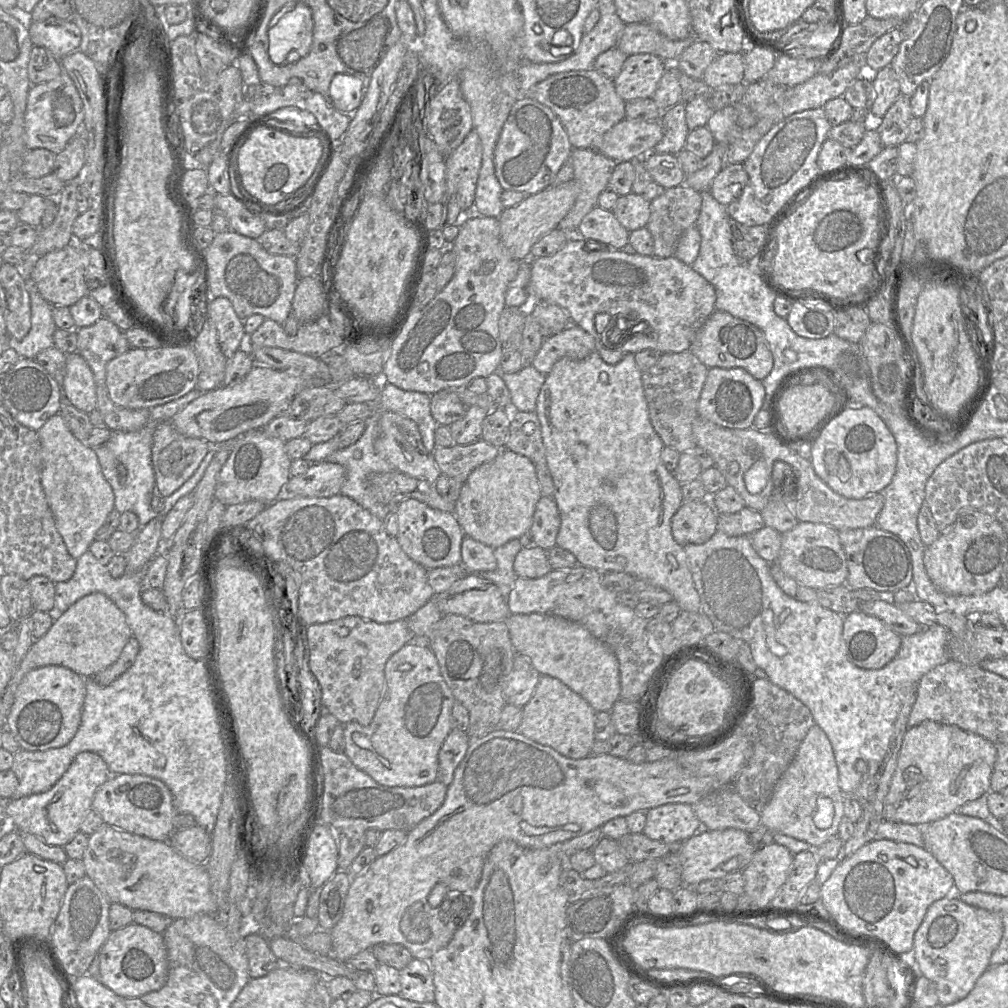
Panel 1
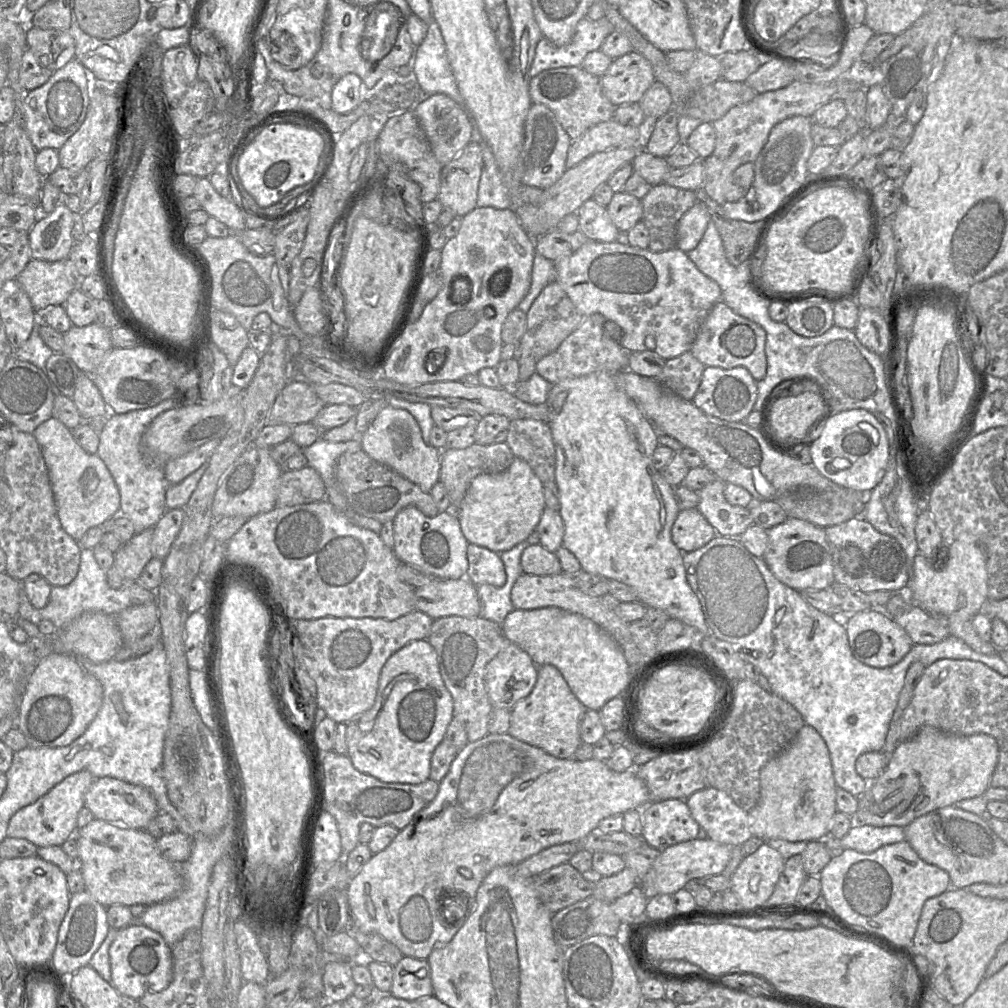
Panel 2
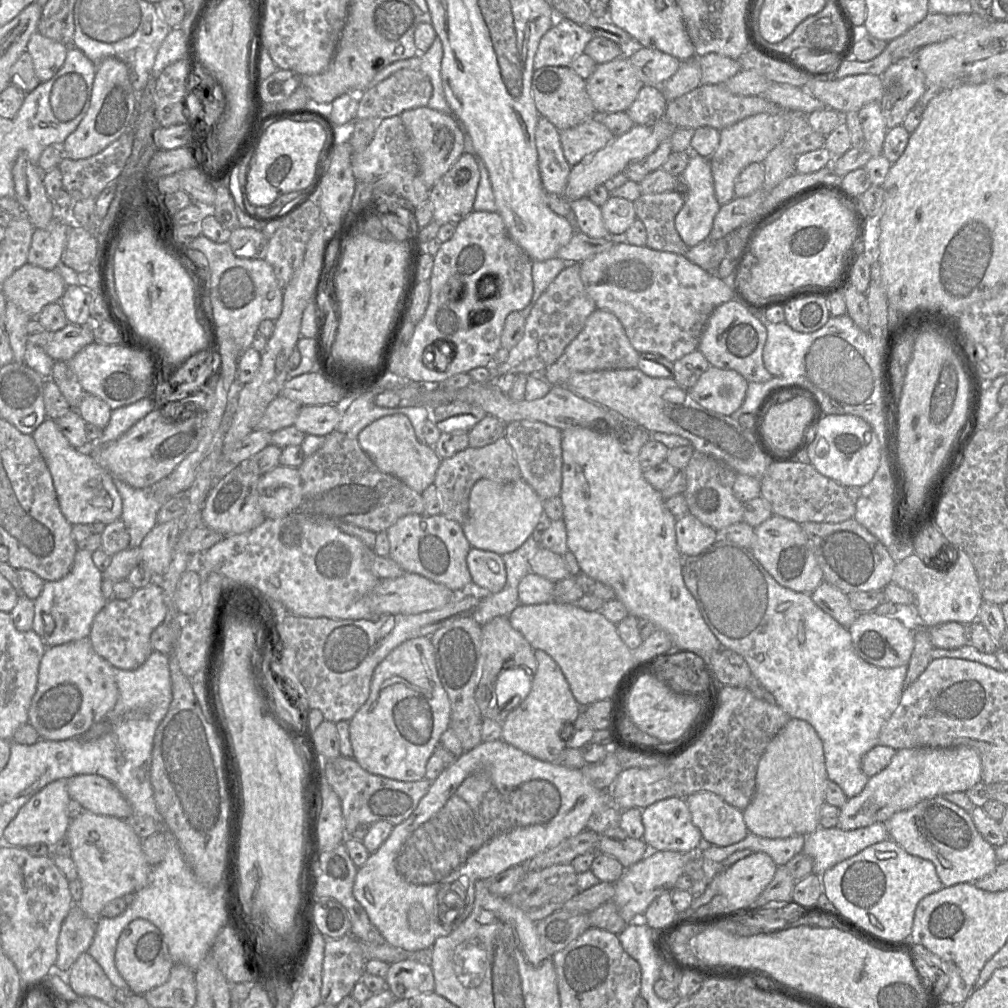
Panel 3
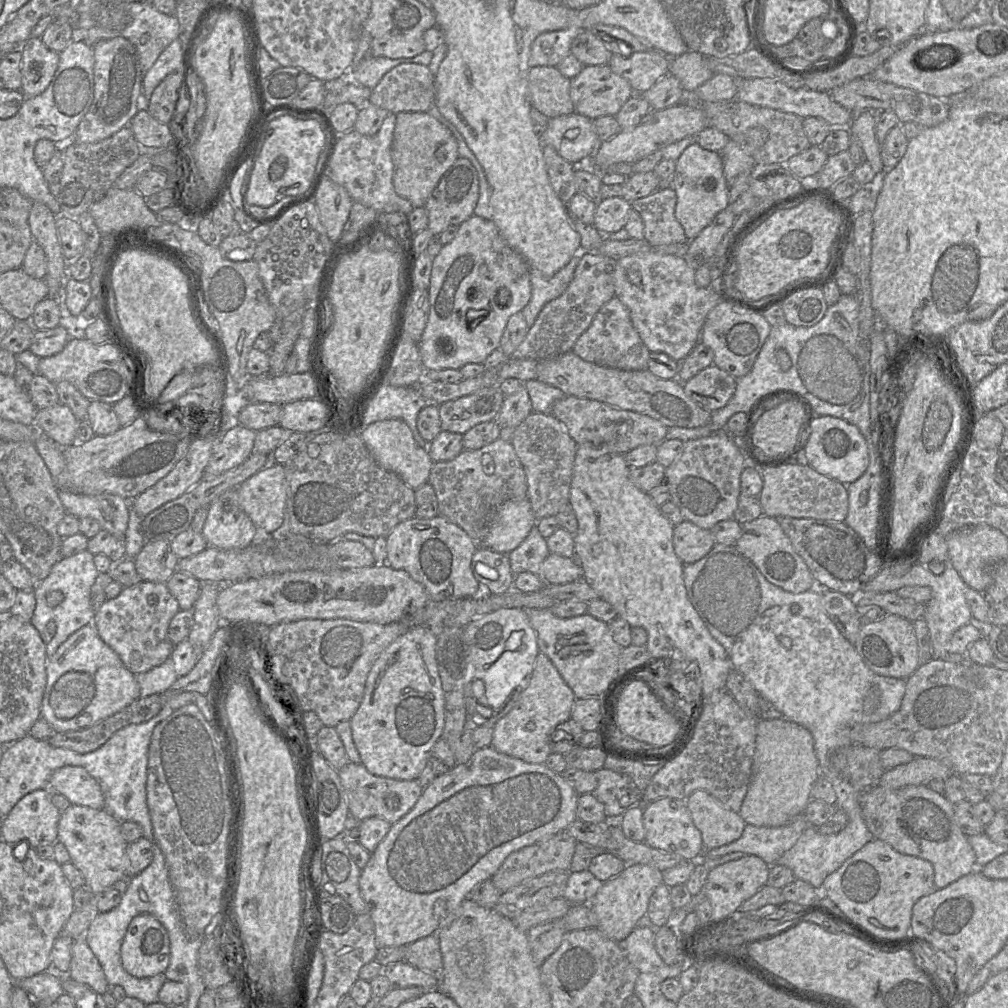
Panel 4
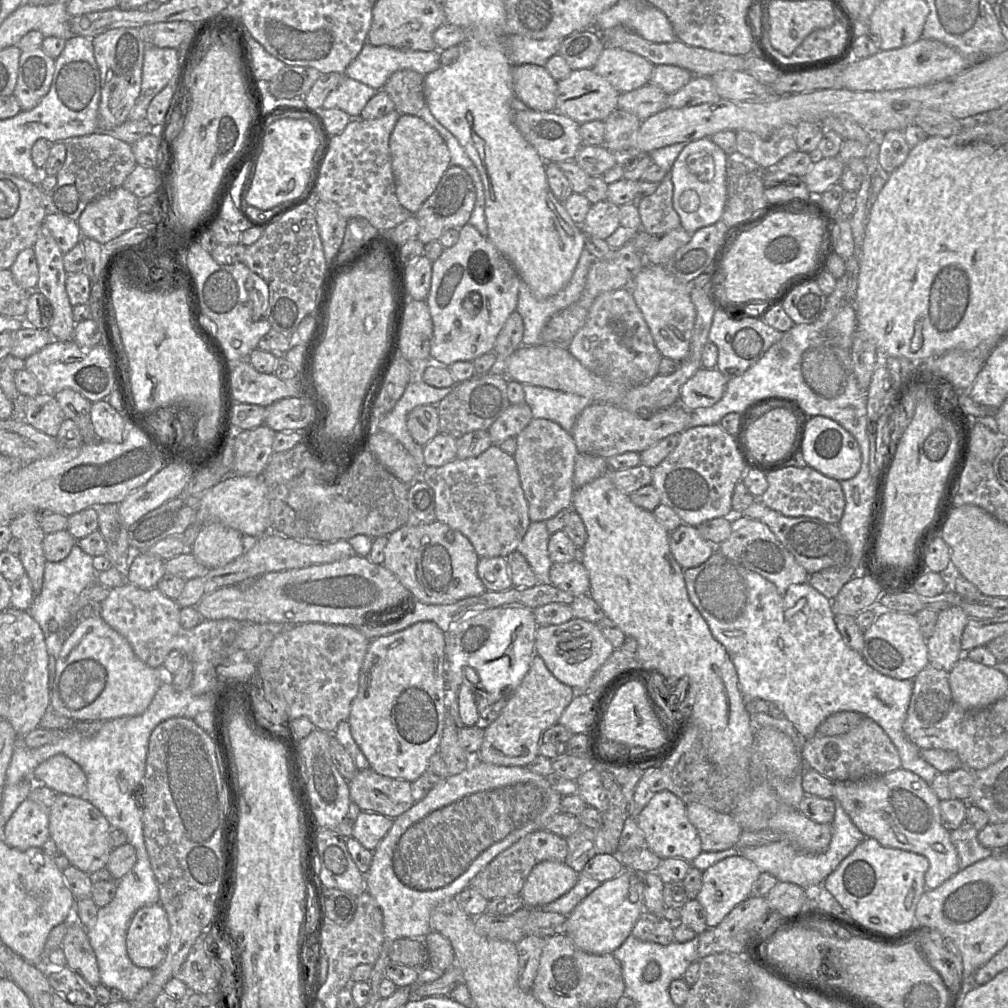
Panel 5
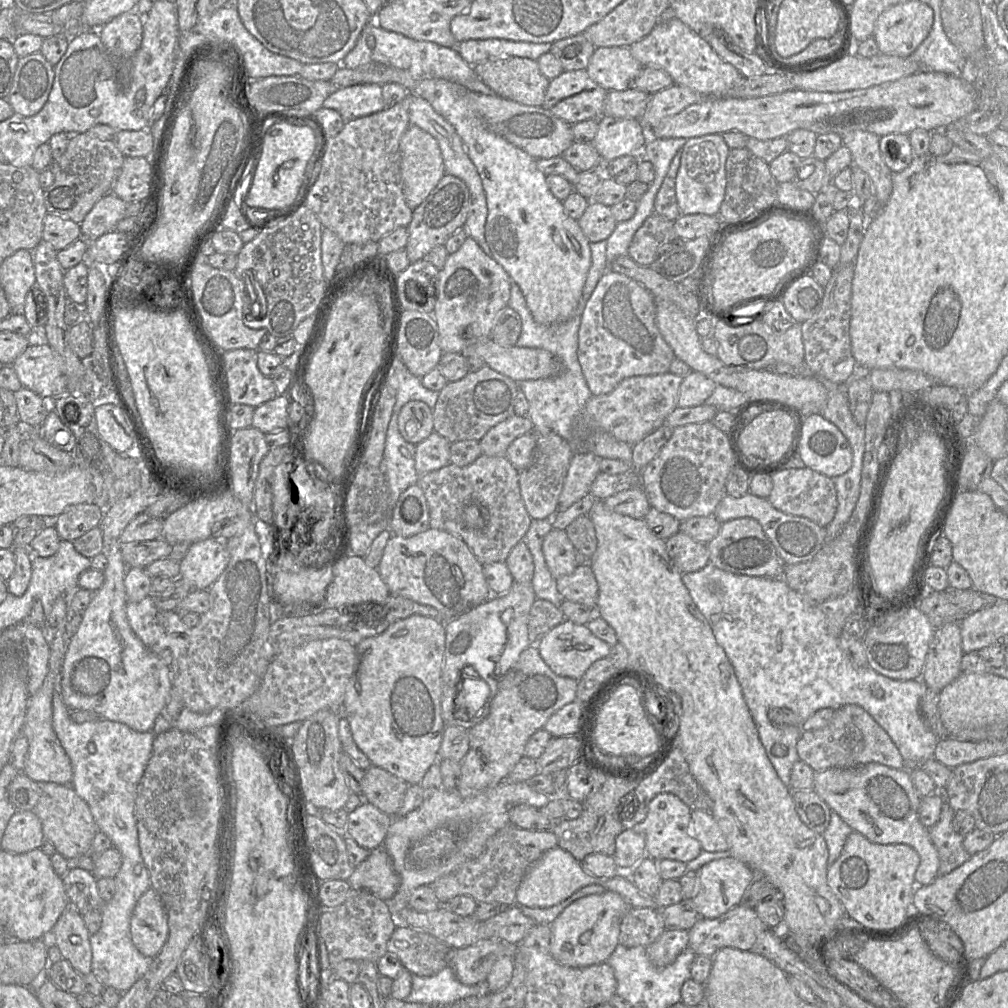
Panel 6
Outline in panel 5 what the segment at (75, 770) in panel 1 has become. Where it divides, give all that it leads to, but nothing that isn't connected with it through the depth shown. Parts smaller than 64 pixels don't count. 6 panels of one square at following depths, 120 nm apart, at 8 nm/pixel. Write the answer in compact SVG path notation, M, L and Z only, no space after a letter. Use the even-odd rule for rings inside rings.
M25 799L3 828L4 842L21 851L41 847L50 838L48 810L47 807Z

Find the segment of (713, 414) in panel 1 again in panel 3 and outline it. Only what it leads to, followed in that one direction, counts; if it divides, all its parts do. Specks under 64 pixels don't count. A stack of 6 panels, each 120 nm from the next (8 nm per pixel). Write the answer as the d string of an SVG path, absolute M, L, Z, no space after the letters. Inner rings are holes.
M710 366L689 391L704 408L730 416L743 404L747 388L748 381L738 372Z

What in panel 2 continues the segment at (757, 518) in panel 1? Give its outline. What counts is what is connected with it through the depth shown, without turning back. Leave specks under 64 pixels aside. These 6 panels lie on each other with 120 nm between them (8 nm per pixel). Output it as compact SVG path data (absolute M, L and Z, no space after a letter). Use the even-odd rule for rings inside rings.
M716 478L698 492L697 509L721 536L741 536L754 523L749 507L731 505L724 496L725 482Z

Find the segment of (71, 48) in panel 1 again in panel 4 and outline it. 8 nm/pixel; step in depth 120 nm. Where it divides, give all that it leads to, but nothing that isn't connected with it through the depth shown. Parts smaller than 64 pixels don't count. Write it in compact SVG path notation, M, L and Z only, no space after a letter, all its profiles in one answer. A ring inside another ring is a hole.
M30 37L19 49L22 53L21 91L26 98L46 90L58 68L59 53L49 49L41 38Z

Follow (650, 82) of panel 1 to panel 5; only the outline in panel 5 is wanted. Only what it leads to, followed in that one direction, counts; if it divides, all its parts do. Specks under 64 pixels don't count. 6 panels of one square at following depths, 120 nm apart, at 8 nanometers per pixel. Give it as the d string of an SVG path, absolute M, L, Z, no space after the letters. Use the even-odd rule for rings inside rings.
M592 68L573 70L568 77L559 80L556 92L556 111L578 124L592 120L604 121L617 109L620 92Z

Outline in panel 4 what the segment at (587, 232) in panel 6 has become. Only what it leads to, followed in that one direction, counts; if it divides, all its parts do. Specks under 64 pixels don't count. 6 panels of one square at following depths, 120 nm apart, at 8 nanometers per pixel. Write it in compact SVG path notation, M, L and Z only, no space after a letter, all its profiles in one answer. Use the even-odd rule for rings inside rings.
M622 197L599 200L593 226L604 235L617 232L624 228L631 207L631 203Z

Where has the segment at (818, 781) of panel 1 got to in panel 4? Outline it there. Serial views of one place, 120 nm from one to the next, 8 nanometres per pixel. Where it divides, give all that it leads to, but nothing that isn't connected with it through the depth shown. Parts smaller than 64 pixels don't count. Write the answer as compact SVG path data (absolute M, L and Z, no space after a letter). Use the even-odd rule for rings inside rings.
M786 718L760 719L756 726L756 742L748 791L738 814L746 824L757 827L780 827L804 813L811 800L811 789L819 778L819 761L812 734L805 727Z

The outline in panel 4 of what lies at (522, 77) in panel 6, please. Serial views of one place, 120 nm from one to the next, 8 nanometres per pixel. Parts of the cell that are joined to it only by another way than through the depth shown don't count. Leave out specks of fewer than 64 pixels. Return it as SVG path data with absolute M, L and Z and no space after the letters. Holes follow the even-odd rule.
M531 67L528 88L532 107L549 119L574 113L570 79L562 75L557 67Z

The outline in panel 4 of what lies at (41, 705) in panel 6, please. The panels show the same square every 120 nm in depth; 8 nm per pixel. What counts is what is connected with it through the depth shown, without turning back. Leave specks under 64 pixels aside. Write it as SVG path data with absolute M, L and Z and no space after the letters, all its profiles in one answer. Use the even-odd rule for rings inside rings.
M63 766L56 769L50 776L48 787L65 796L71 804L87 806L94 809L105 809L105 797L97 780L81 766Z

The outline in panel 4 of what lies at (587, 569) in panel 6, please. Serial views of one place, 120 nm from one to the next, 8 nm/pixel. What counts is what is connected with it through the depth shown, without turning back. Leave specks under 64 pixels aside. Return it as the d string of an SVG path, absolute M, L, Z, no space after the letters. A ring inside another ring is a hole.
M550 553L541 564L537 576L546 584L564 585L580 579L583 572L571 558Z

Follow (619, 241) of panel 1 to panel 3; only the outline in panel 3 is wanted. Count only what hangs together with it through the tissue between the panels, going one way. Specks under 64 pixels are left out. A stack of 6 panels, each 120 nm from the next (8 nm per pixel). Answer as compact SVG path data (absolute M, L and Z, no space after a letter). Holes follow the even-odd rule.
M587 197L570 202L570 207L577 221L577 230L591 238L610 238L606 229L601 209Z

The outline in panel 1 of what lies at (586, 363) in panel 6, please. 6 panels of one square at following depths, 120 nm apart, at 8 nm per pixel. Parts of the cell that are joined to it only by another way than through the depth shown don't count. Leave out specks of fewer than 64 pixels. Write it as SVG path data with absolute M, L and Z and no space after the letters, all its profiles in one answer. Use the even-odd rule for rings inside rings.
M575 324L544 339L532 361L532 366L547 375L553 365L562 358L583 360L596 351L595 339Z

